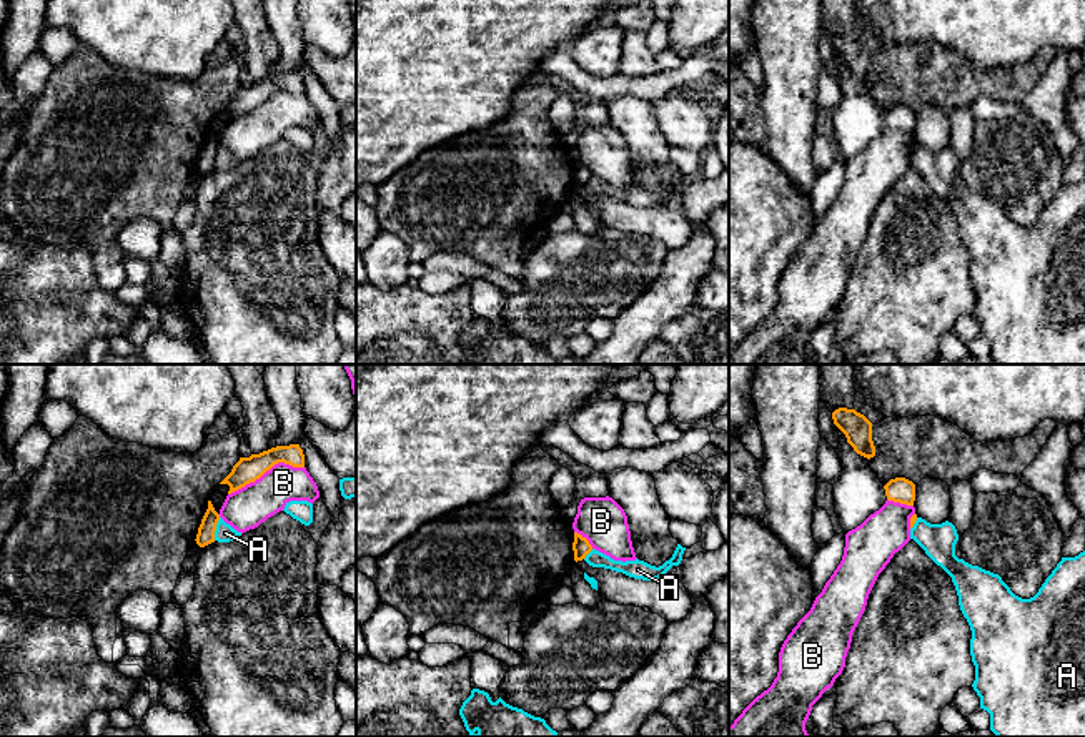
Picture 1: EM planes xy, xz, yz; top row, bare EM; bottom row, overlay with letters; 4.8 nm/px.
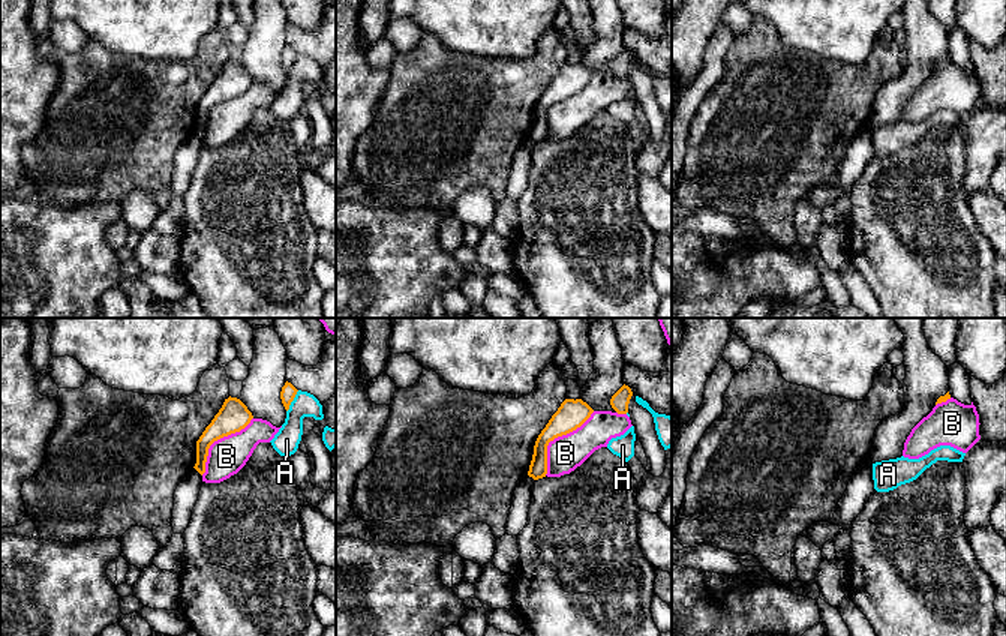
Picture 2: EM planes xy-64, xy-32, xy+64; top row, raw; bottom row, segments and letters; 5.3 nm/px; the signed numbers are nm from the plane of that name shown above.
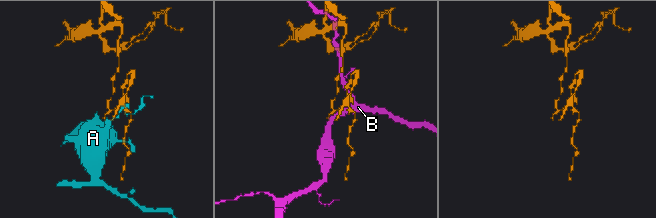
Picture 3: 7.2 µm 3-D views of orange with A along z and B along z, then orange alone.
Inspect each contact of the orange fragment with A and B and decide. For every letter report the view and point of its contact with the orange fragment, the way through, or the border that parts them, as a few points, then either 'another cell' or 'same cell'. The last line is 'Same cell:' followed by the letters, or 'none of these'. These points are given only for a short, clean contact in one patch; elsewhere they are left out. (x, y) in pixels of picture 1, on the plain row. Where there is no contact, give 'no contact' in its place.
A: contact xy (215, 157); another cell
B: contact xy (265, 98); another cell
Same cell: none of these

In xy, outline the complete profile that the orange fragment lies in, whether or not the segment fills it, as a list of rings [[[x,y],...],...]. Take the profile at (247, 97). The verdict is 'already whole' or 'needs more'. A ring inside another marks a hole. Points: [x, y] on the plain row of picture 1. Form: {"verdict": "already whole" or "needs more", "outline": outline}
{"verdict": "already whole", "outline": [[[300,72],[276,73],[260,82],[251,82],[250,85],[240,85],[231,100],[220,111],[228,111],[228,121],[231,121],[260,106],[278,90],[305,95],[305,82]]]}

